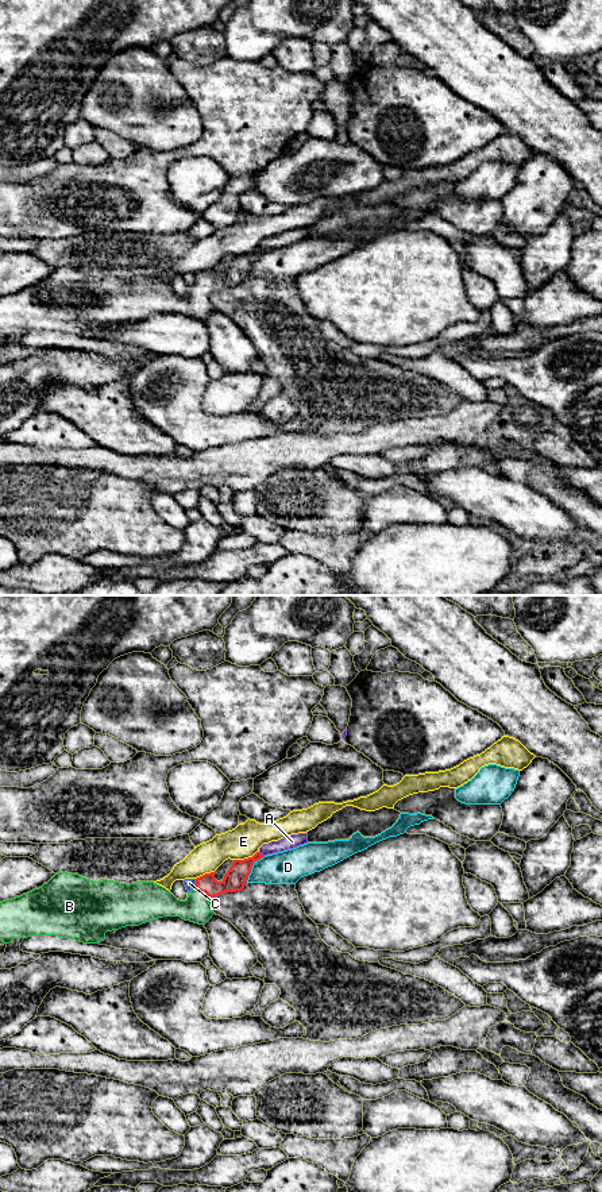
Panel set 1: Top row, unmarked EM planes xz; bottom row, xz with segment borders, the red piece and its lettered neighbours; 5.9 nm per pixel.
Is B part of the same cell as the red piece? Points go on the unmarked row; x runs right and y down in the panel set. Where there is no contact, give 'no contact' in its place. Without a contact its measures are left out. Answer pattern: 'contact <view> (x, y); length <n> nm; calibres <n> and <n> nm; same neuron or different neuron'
contact xz (203, 286); length 110 nm; calibres 140 and 160 nm; same neuron

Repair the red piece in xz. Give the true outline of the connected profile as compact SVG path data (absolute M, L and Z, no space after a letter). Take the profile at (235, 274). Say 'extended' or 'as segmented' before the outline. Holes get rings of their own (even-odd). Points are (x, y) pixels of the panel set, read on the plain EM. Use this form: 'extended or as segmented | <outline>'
extended | M261 247L244 255L234 255L224 274L217 277L215 267L196 275L196 283L188 288L185 296L177 294L169 285L154 277L119 278L100 274L89 275L78 269L58 267L42 282L27 289L0 297L0 336L31 331L57 331L84 339L97 339L105 335L105 328L126 321L139 321L163 312L181 312L198 320L205 320L215 309L209 294L225 288L242 286L247 279L255 256L263 254Z

